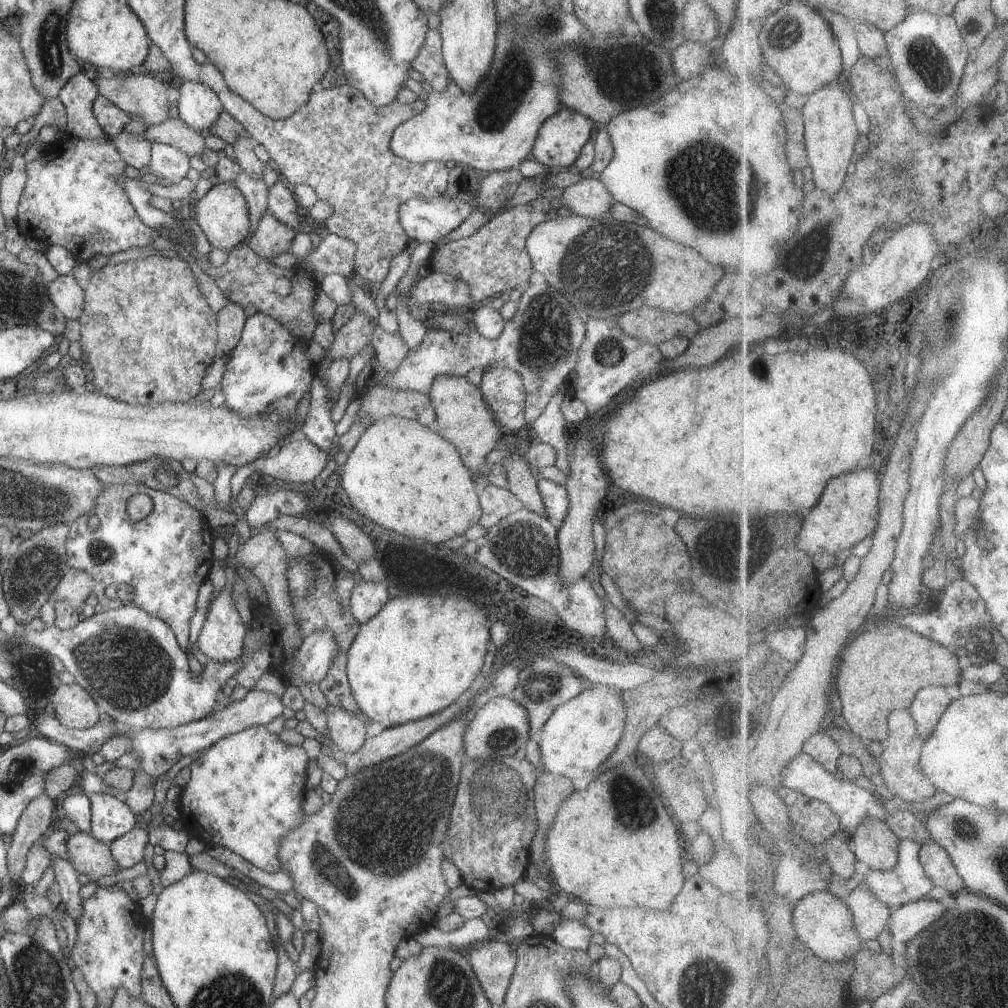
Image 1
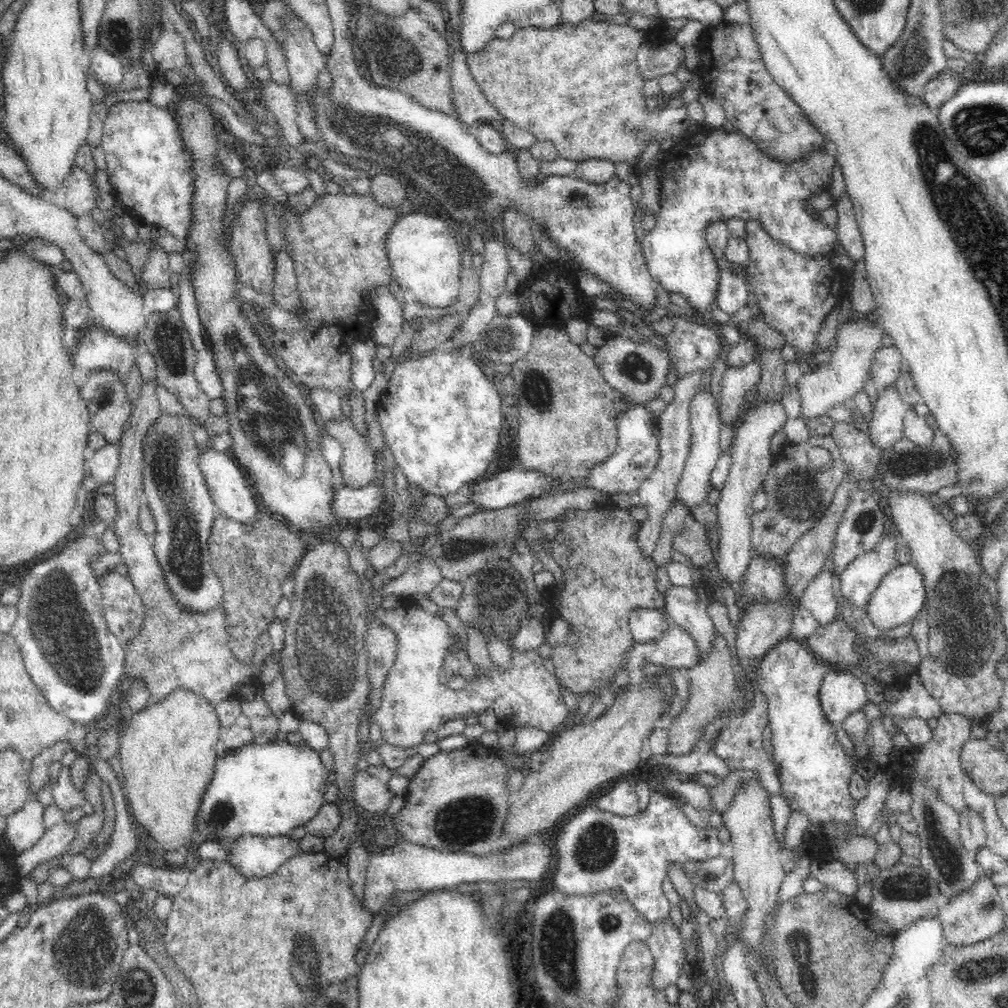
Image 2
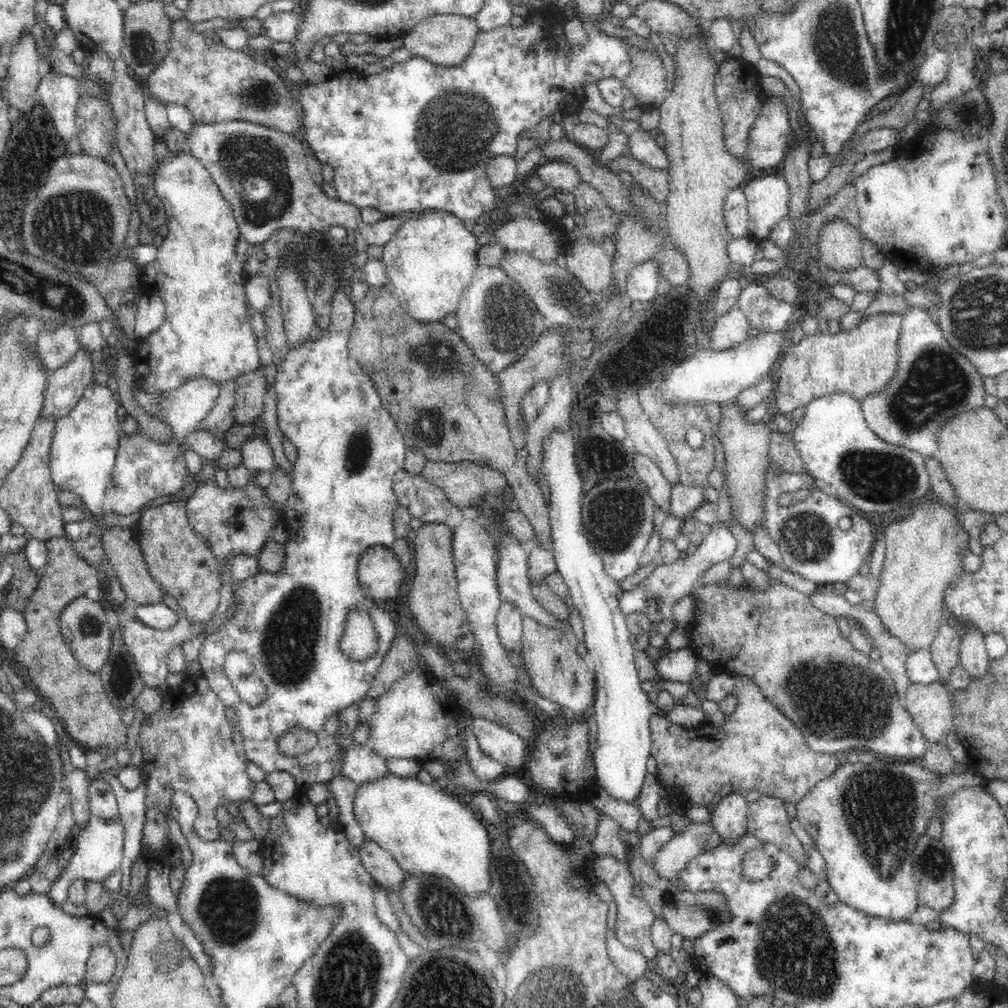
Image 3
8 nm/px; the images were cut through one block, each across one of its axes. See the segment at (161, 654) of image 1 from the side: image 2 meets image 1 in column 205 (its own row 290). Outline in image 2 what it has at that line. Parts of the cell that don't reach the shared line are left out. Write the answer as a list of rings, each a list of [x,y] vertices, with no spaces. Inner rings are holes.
[[[729,127],[705,128],[671,147],[664,162],[663,166],[660,166],[660,170],[664,172],[660,208],[658,214],[655,214],[656,226],[642,238],[641,251],[654,282],[660,283],[668,294],[681,294],[692,310],[696,309],[696,312],[705,312],[708,315],[716,298],[720,269],[716,265],[717,257],[704,239],[705,229],[708,228],[707,225],[713,224],[712,222],[726,223],[730,218],[757,220],[770,237],[783,242],[794,252],[812,257],[831,255],[837,240],[836,230],[817,222],[806,212],[810,198],[828,191],[831,185],[836,159],[829,147],[814,149],[803,159],[781,161],[760,151],[754,141]]]

